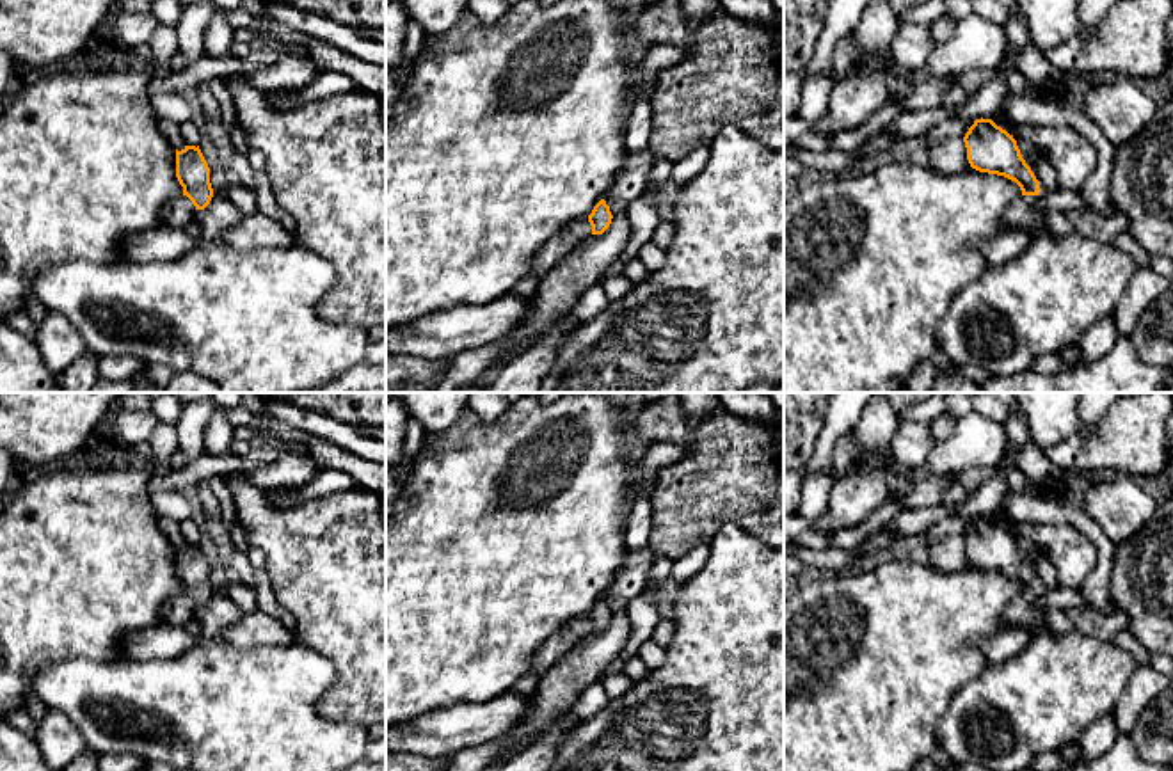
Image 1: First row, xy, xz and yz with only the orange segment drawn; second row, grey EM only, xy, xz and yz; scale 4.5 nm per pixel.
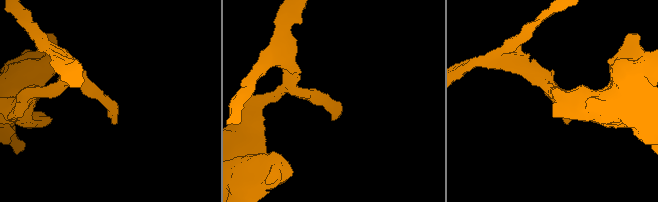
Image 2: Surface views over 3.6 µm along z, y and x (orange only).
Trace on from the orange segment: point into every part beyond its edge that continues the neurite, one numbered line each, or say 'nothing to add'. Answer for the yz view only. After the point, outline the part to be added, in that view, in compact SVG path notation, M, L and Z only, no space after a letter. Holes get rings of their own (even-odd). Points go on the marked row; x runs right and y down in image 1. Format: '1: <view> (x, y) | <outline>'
1: yz (1022, 214) | M1017 195L1004 215L1009 227L1027 231L1031 236L1056 238L1045 227L1043 211L1036 208L1036 195Z

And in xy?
1: xy (178, 214) | M180 195L164 204L160 217L160 226L167 226L172 229L188 229L196 220L196 206L187 195Z

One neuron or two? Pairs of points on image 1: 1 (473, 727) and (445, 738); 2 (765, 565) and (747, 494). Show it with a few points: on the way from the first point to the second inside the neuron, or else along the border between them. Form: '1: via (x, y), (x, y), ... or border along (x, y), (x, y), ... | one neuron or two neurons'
1: via (466, 727), (452, 731) | one neuron
2: border along (717, 530), (736, 523), (765, 542) | two neurons

